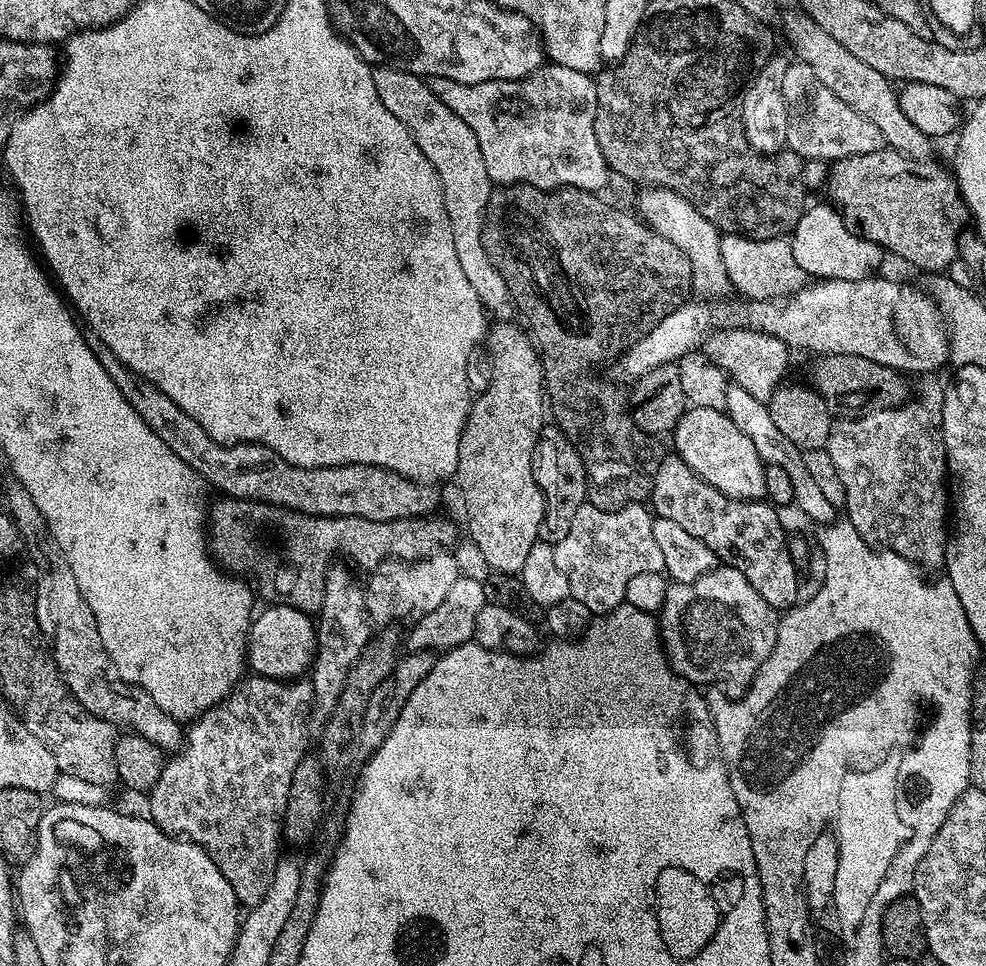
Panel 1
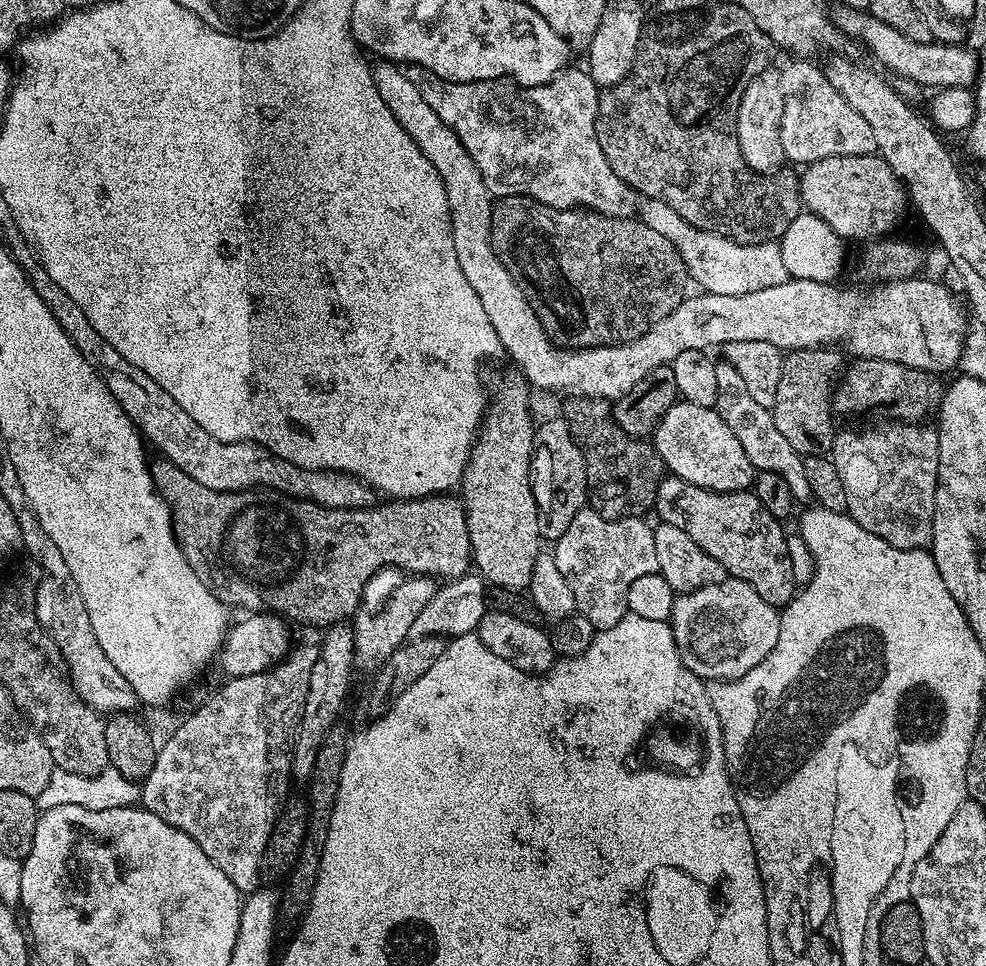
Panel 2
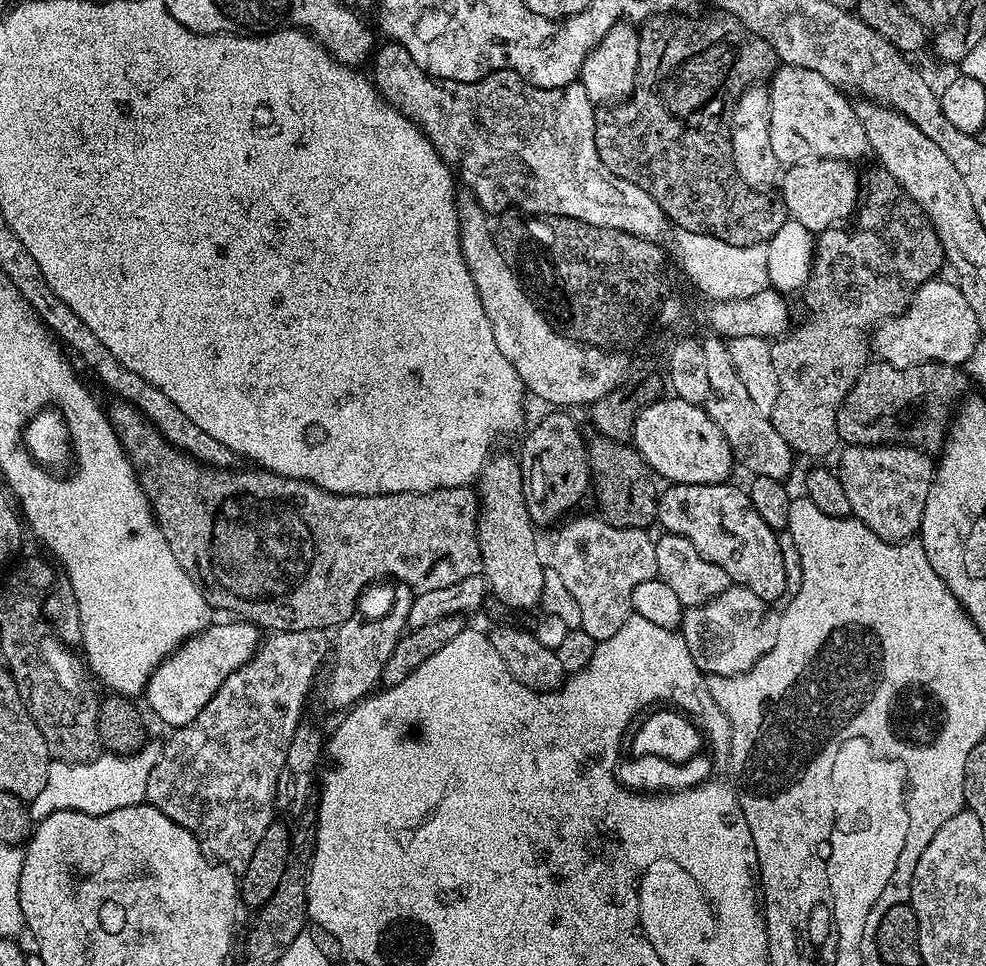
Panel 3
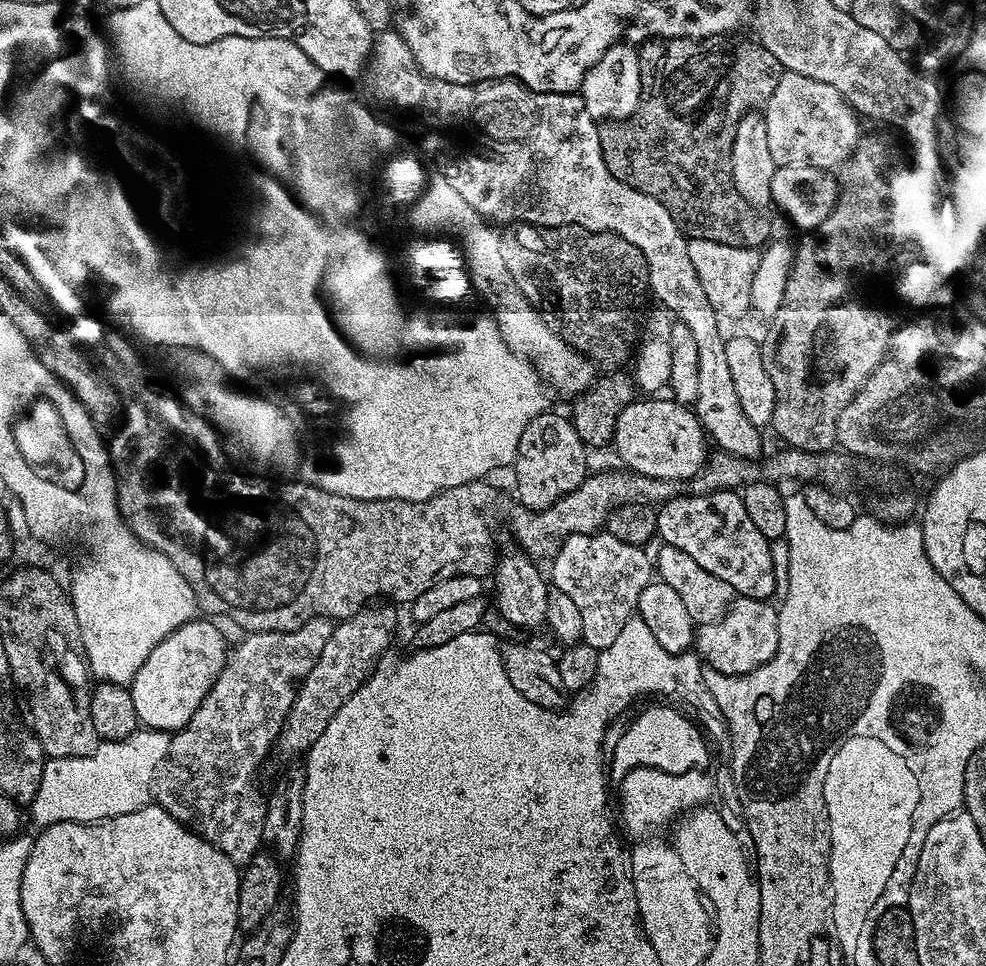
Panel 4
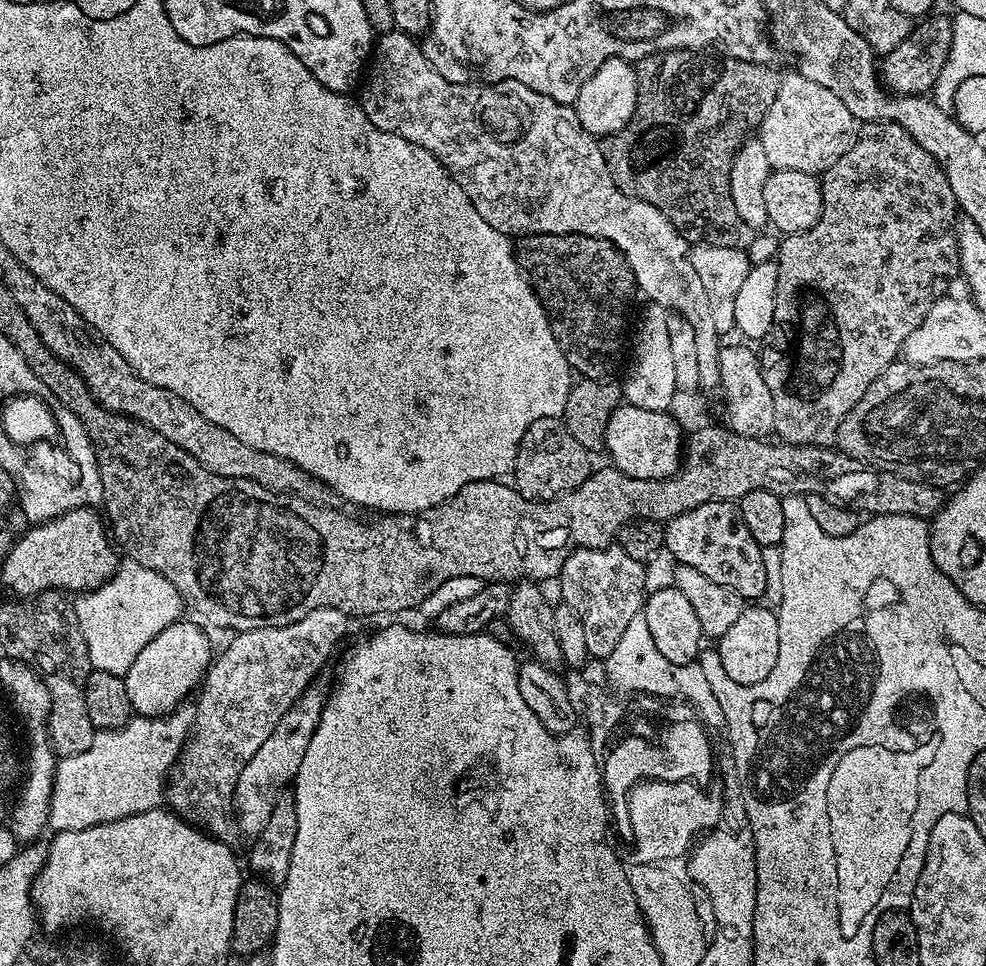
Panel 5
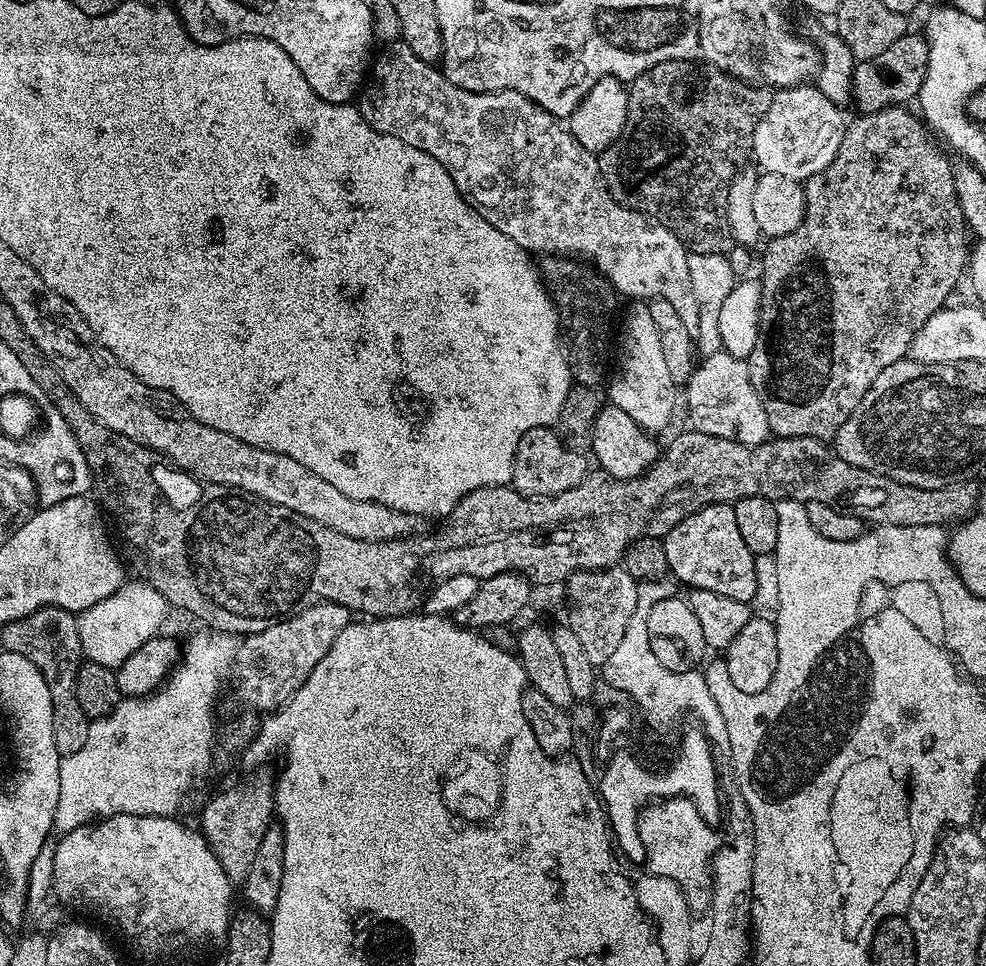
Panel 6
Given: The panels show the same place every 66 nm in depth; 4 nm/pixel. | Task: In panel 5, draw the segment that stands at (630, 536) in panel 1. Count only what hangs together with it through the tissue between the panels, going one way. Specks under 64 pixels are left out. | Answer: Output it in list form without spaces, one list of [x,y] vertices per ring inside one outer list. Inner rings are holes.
[[[619,546],[577,548],[566,558],[558,577],[559,599],[570,605],[578,614],[582,622],[582,630],[586,630],[586,650],[589,657],[607,661],[608,656],[614,654],[614,646],[618,646],[626,626],[630,626],[634,617],[641,615],[646,592],[644,572],[645,565],[639,560],[630,558],[630,554],[626,554],[626,550],[622,550]]]

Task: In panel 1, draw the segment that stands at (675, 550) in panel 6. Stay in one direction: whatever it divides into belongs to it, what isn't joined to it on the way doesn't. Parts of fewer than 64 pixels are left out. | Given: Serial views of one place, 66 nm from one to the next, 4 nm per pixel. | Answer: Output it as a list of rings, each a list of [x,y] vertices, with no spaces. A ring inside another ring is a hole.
[[[675,454],[665,455],[661,459],[658,470],[654,474],[654,486],[650,497],[650,508],[656,516],[670,518],[670,522],[684,527],[694,538],[702,538],[710,550],[714,550],[717,561],[721,565],[738,570],[771,608],[788,610],[801,599],[800,576],[798,565],[792,561],[792,555],[788,549],[789,533],[784,533],[784,524],[780,521],[781,513],[773,505],[764,500],[731,500],[722,490],[714,490],[680,456]]]

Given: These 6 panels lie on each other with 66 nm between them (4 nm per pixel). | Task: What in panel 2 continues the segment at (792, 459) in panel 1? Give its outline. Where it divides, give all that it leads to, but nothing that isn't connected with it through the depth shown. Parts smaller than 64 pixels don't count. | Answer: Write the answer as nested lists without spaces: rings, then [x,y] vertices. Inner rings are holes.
[[[727,362],[717,363],[714,375],[718,381],[716,412],[722,418],[722,422],[726,422],[730,430],[734,430],[734,438],[742,442],[742,450],[746,450],[746,458],[750,458],[752,467],[757,472],[782,474],[782,479],[790,486],[793,501],[811,501],[812,491],[806,478],[804,457],[798,455],[794,446],[790,446],[790,442],[786,442],[785,436],[778,431],[778,426],[774,426],[771,411],[766,406],[758,406],[758,401],[750,395],[746,382],[740,377],[738,370],[734,370],[734,366]]]

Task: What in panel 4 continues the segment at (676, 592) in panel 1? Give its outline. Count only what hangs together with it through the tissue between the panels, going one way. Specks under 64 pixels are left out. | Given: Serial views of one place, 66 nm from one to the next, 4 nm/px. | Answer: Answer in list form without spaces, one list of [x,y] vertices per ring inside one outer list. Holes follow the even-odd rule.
[[[737,596],[722,619],[713,624],[701,624],[694,632],[694,651],[697,657],[711,671],[733,678],[754,672],[756,668],[770,662],[779,648],[780,613],[767,600]]]

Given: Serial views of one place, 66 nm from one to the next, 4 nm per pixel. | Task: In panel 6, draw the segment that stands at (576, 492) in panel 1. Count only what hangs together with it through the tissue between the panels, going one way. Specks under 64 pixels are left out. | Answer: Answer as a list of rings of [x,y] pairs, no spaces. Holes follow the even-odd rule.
[[[533,426],[522,434],[516,447],[511,487],[524,496],[533,498],[557,496],[582,483],[590,471],[587,459],[589,460],[589,457],[585,453],[568,447],[551,427]]]

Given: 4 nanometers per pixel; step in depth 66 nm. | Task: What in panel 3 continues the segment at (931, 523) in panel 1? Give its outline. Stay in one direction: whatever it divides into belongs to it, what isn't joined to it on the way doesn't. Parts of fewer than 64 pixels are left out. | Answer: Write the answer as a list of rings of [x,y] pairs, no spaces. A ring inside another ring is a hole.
[[[850,444],[839,453],[840,468],[838,475],[846,498],[850,498],[852,516],[859,520],[863,527],[874,530],[874,534],[883,540],[908,542],[920,531],[922,510],[926,510],[926,494],[934,475],[934,460],[927,452],[919,448],[910,448],[907,444]]]

